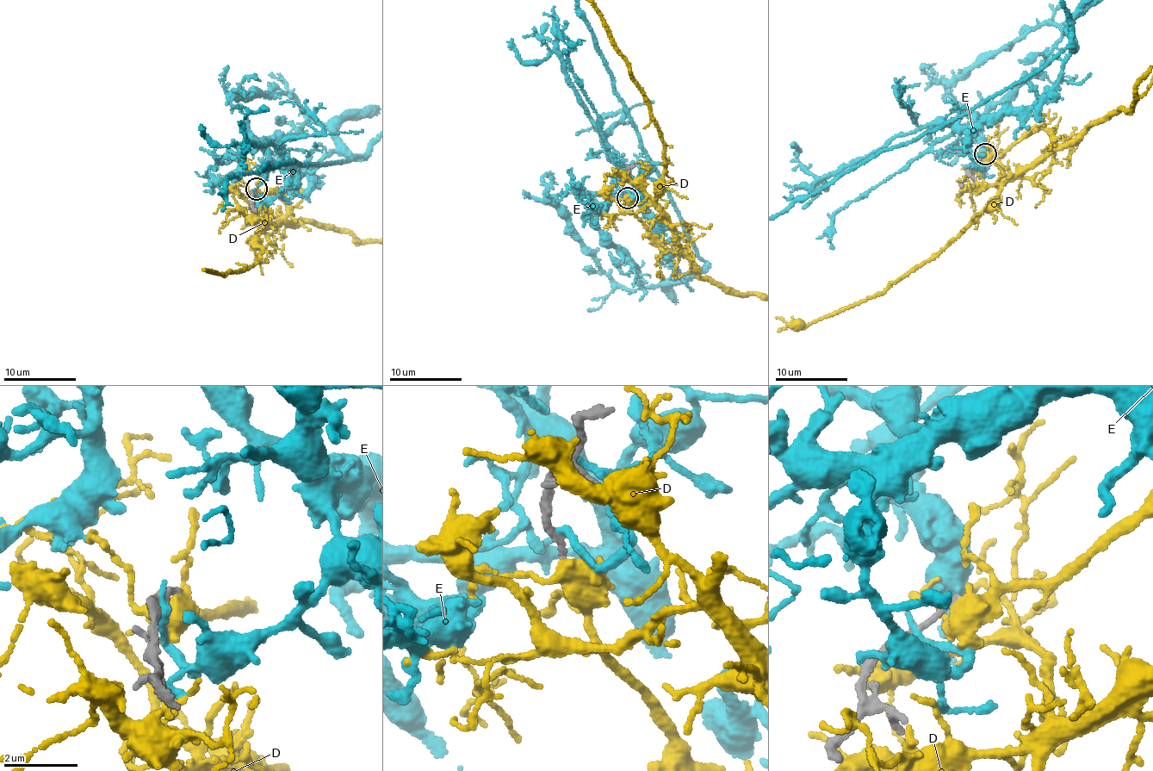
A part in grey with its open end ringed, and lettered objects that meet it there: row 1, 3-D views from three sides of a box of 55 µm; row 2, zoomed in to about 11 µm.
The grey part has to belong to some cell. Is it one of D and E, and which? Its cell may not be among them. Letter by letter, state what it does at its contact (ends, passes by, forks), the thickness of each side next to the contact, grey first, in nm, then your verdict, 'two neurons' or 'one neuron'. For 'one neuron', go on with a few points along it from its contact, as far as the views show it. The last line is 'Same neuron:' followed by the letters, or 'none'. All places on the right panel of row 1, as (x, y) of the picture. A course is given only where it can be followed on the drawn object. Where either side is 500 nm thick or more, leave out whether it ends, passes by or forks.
D: it forks; calibres 140 and 480 nm; two neurons
E: it ends; calibres 180 and 200 nm; two neurons
Same neuron: none

